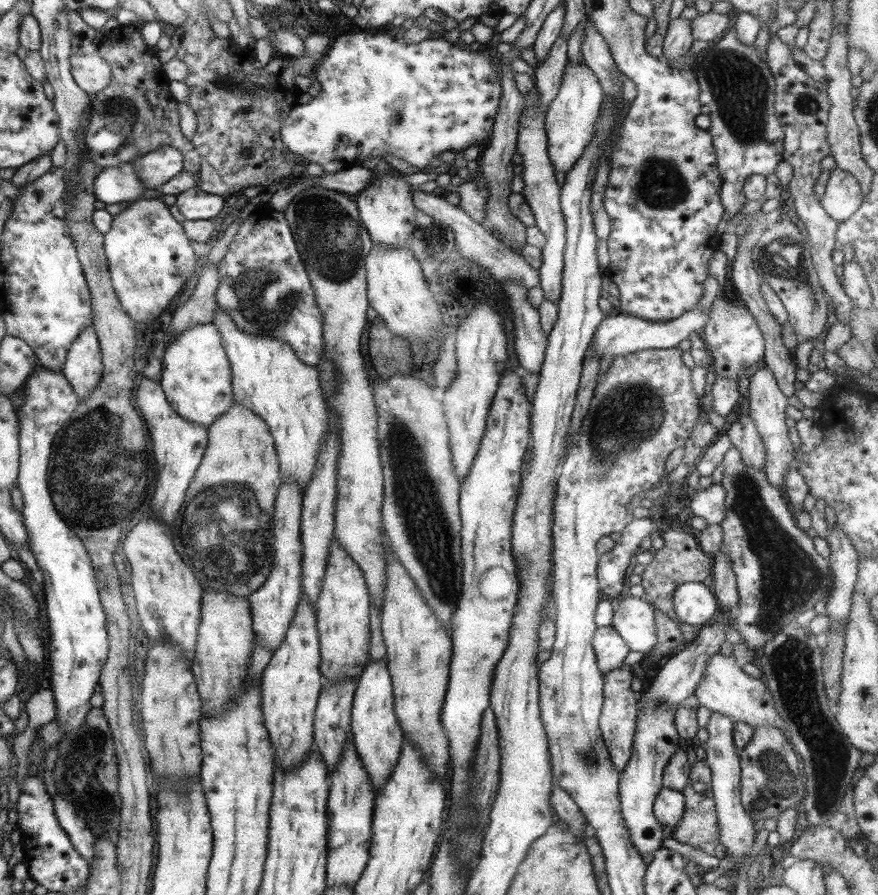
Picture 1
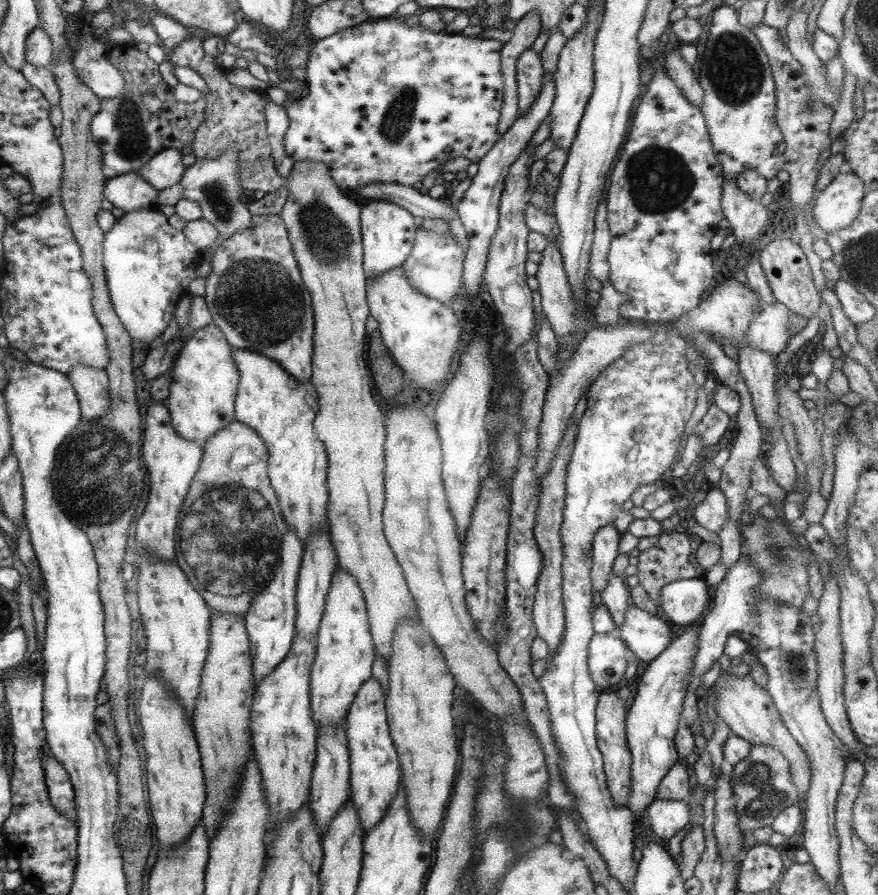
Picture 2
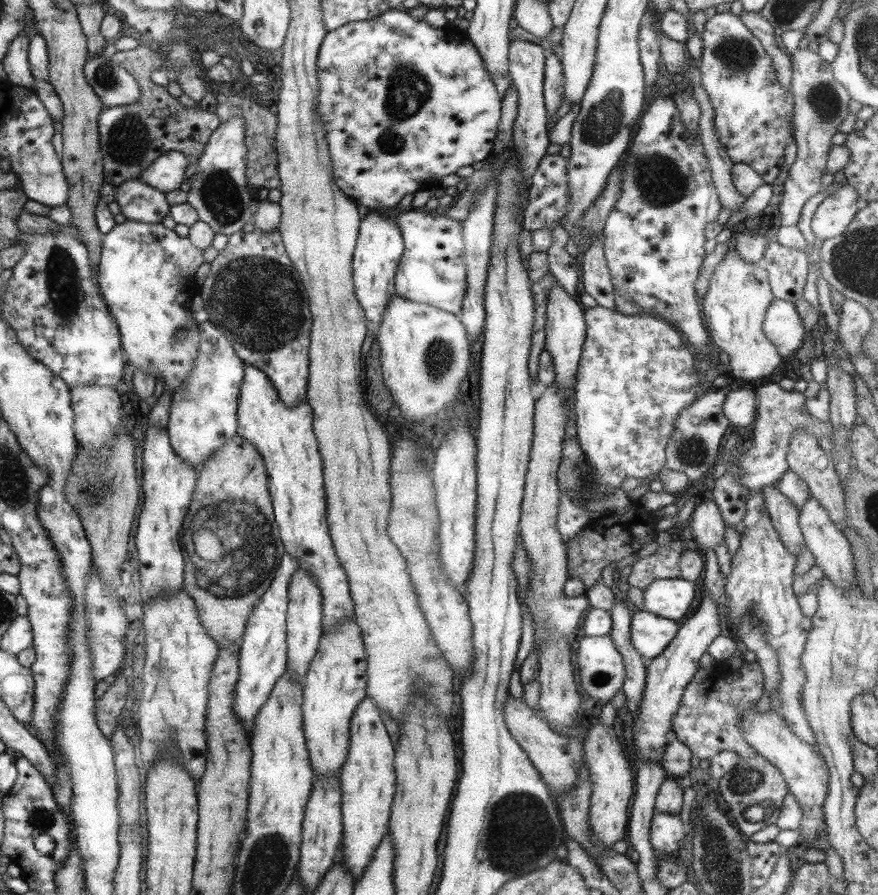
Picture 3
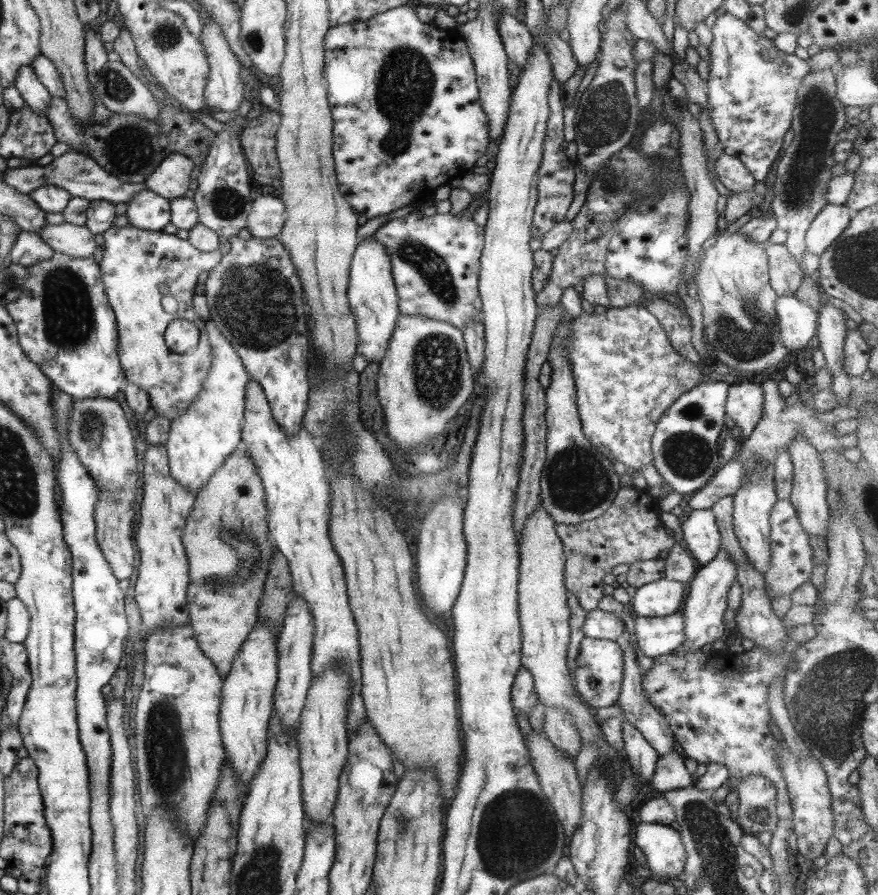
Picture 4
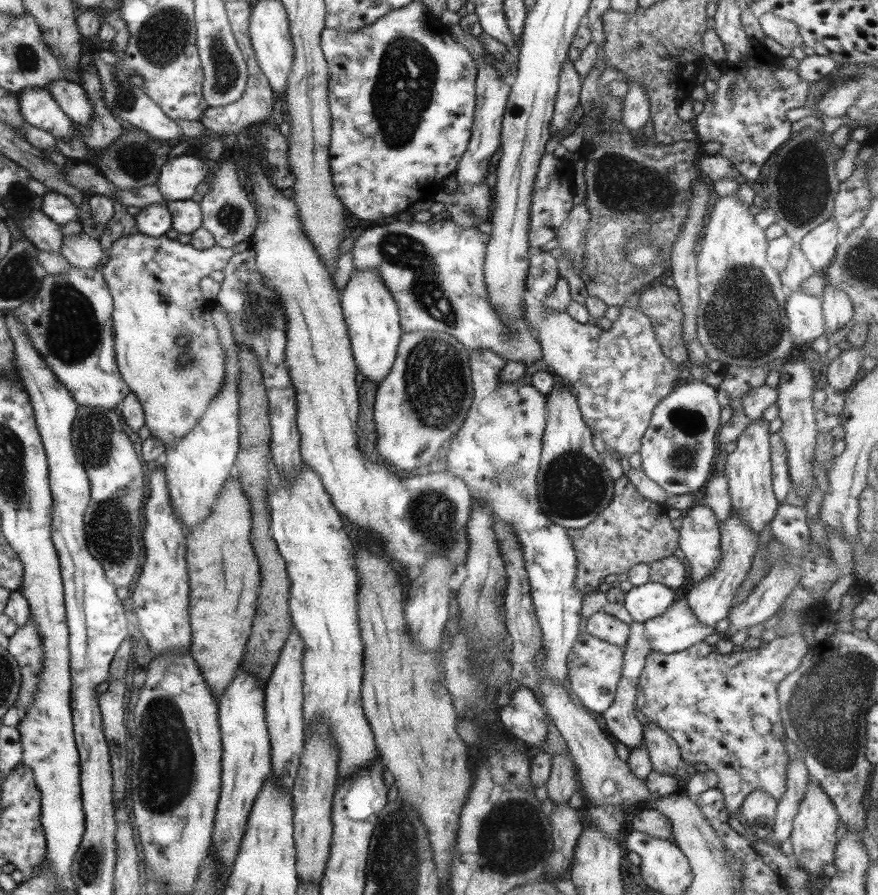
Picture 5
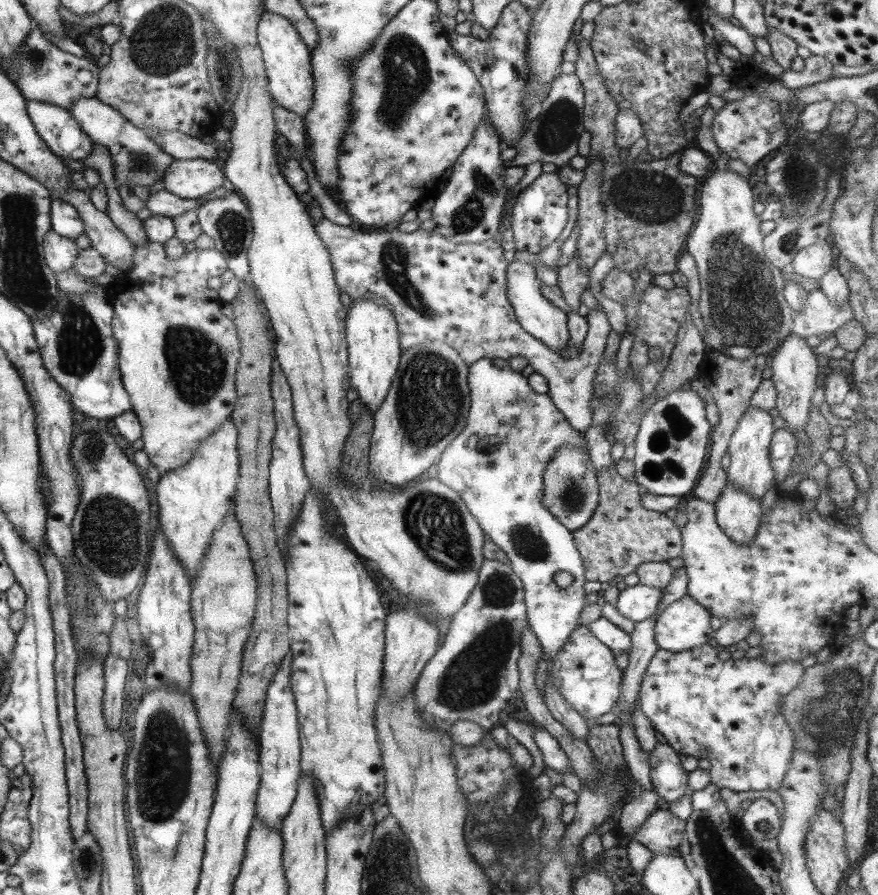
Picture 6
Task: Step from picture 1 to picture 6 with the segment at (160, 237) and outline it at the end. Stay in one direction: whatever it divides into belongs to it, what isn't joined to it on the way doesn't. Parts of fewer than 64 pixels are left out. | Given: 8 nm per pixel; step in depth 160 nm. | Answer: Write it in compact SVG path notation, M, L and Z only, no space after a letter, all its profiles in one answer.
M148 241L148 244L134 247L132 266L128 270L123 270L119 277L107 288L106 298L109 300L113 309L112 333L116 340L116 349L118 350L117 367L119 369L123 389L127 393L130 402L130 410L133 411L137 421L141 426L141 440L143 441L142 450L148 456L151 465L157 468L159 476L172 470L181 468L186 462L189 462L196 454L198 446L209 438L225 420L230 418L236 401L235 394L235 372L237 359L239 359L239 339L232 319L227 318L222 312L222 304L218 299L218 291L207 287L207 280L211 276L220 276L227 270L225 259L214 248L201 250L193 249L186 252L177 259L167 259L163 252L162 244Z

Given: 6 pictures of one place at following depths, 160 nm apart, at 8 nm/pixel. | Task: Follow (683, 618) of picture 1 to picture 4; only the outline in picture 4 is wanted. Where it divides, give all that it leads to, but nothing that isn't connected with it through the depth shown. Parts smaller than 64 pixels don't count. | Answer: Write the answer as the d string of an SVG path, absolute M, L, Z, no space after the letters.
M659 579L637 587L631 600L631 608L637 617L664 617L682 608L685 585L680 582Z

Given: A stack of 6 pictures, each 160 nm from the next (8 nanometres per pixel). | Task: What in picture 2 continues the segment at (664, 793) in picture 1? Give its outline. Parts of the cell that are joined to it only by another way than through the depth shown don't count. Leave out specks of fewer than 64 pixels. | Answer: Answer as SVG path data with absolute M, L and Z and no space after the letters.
M653 799L646 808L648 822L646 822L645 827L648 827L649 832L652 832L657 838L669 841L671 837L675 836L688 824L688 810L687 800Z

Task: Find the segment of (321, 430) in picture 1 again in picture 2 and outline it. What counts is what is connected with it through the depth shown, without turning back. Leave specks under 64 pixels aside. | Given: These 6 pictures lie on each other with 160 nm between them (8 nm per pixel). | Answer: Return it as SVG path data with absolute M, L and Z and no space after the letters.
M231 349L231 358L239 374L238 386L234 398L234 420L254 430L263 441L267 461L267 476L271 489L275 492L280 517L286 528L292 530L298 541L303 545L308 541L308 536L314 530L328 531L326 506L328 493L326 486L326 452L323 445L315 436L313 420L317 416L319 405L315 395L315 389L311 382L297 383L289 374L285 373L275 361L257 354L257 352L245 349Z

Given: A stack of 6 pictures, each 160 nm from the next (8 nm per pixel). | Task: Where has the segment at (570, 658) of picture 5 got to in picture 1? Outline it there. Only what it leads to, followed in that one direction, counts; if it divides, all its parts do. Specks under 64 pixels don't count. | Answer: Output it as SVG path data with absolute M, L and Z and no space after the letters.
M610 626L597 627L592 636L597 668L601 674L623 665L628 648L623 639Z

